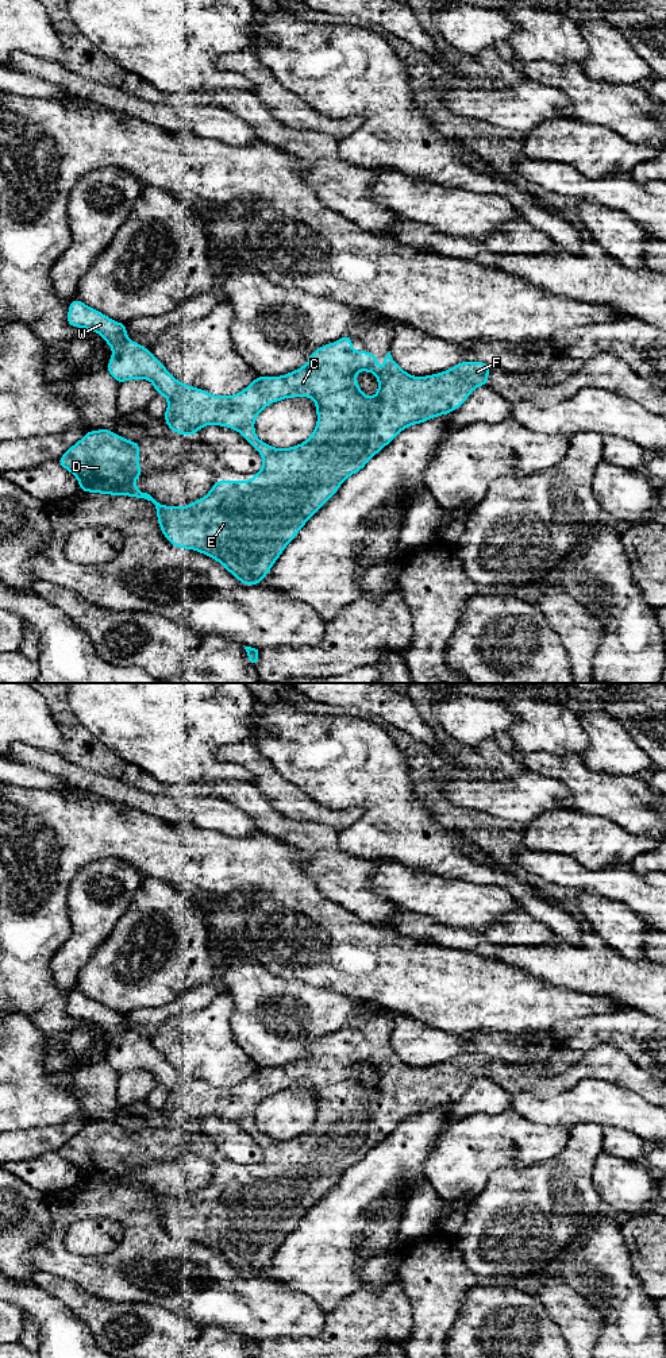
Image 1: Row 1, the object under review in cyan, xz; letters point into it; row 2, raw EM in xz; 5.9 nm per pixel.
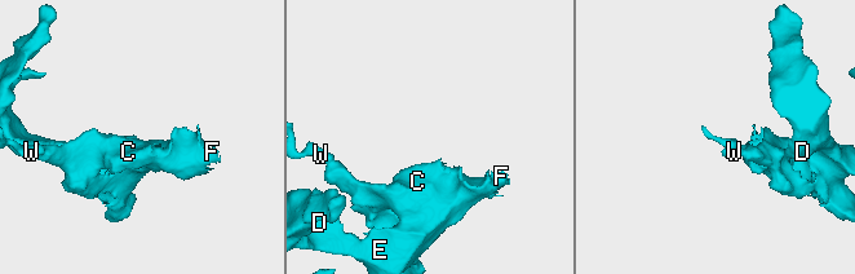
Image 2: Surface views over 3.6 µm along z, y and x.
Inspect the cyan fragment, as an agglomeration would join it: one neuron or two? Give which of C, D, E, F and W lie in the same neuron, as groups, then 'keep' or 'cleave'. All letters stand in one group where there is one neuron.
C D E F / W | cleave

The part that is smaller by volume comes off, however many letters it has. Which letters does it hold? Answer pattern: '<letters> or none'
C, D, E, F

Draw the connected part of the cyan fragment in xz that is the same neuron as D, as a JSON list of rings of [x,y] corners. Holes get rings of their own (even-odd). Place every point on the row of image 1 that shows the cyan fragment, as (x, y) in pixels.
[[[349,333],[315,350],[305,366],[286,375],[258,375],[245,390],[223,397],[180,382],[149,348],[127,339],[112,347],[107,364],[107,371],[118,383],[149,379],[155,393],[168,398],[163,420],[172,432],[192,436],[211,424],[235,429],[259,452],[263,467],[250,481],[215,481],[205,497],[188,506],[173,508],[157,502],[136,487],[134,481],[145,474],[139,468],[139,441],[130,441],[107,428],[88,431],[57,462],[77,478],[78,491],[151,501],[158,525],[173,547],[193,549],[215,559],[242,585],[259,585],[297,532],[350,475],[361,471],[403,429],[457,410],[476,387],[486,386],[490,373],[489,364],[474,360],[459,362],[443,373],[413,377],[393,360],[390,351],[384,358],[384,369],[377,362],[370,351],[353,350]],[[359,371],[377,377],[378,390],[374,397],[361,391],[355,379]],[[292,397],[309,397],[315,401],[317,423],[311,437],[284,450],[261,441],[254,431],[257,416],[270,404]]]

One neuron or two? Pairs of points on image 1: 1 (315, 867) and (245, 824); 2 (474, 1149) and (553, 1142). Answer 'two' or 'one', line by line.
1: two
2: one

